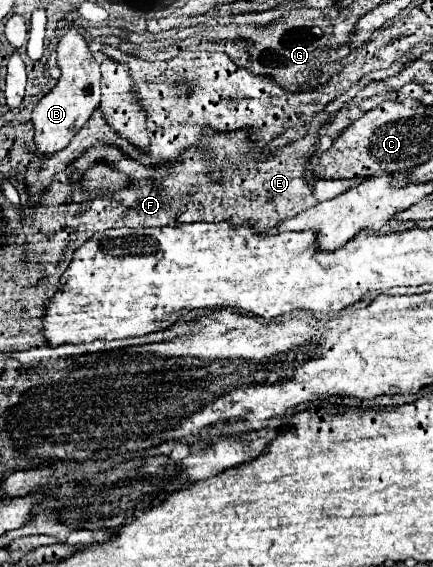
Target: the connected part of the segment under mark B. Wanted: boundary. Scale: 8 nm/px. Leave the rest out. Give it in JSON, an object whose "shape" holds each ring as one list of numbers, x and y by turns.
{"shape":[[71,28,57,46,57,64,61,68,61,78,57,86,45,94,33,108,33,126,35,126,35,146,41,156,53,156,65,148,73,134,85,126,85,122,91,118,93,110,99,106,101,90,99,90,99,64,89,52,87,42,81,34,77,34,77,28]]}

